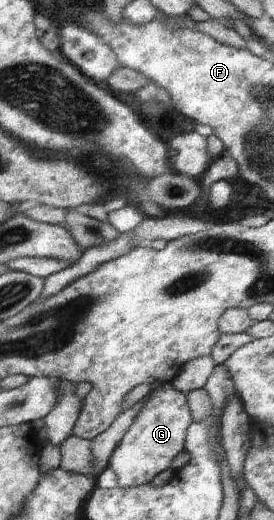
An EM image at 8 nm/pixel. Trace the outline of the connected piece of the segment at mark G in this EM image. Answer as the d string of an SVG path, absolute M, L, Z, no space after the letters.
M170 381L162 386L155 385L135 416L133 425L109 458L108 466L116 471L118 487L149 484L158 473L169 469L171 460L184 450L185 434L191 422L193 419L186 397Z

